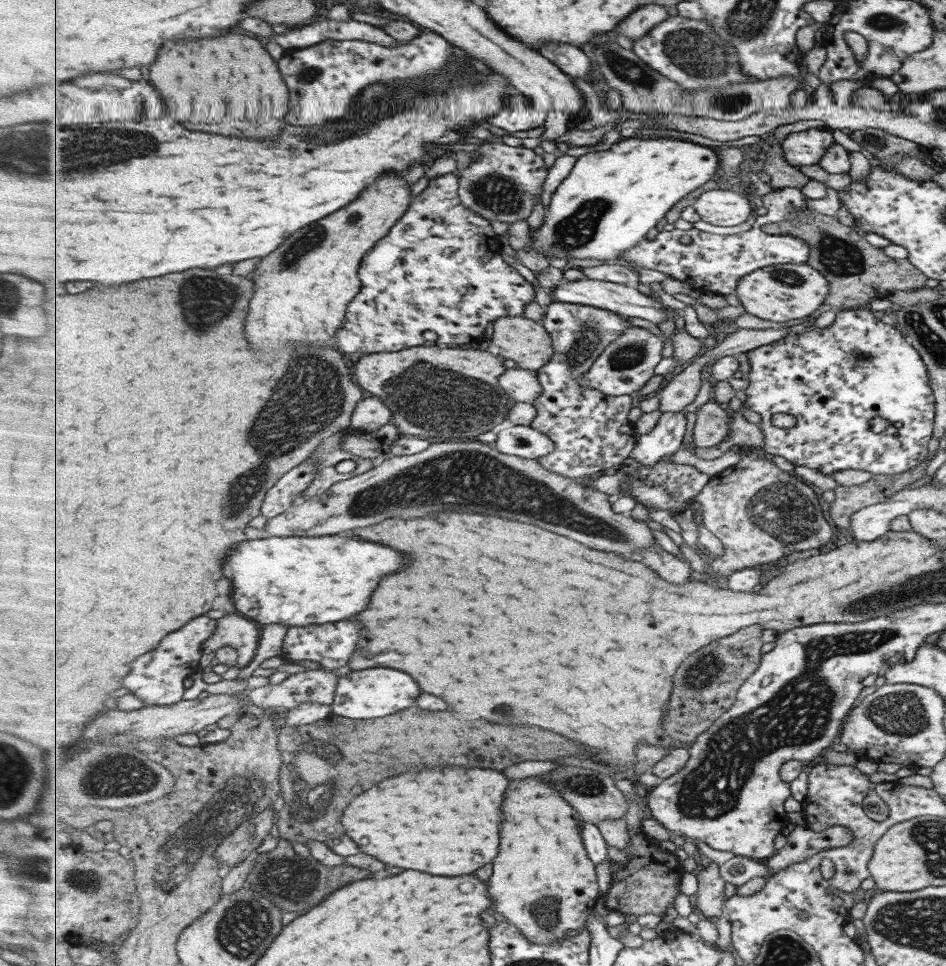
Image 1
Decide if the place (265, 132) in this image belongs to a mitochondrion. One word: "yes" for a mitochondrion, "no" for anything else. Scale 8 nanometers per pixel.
no

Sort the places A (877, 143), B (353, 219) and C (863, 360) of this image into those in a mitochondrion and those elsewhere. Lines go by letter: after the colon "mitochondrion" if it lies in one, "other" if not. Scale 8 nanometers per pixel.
A: mitochondrion
B: mitochondrion
C: mitochondrion

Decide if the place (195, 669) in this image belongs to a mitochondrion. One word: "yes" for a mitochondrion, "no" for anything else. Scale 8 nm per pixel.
no

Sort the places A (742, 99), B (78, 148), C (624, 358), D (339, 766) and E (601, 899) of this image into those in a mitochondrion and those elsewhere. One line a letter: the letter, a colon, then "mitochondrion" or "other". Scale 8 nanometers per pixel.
A: mitochondrion
B: mitochondrion
C: mitochondrion
D: other
E: other

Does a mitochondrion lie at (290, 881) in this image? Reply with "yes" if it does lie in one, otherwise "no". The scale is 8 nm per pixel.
yes

